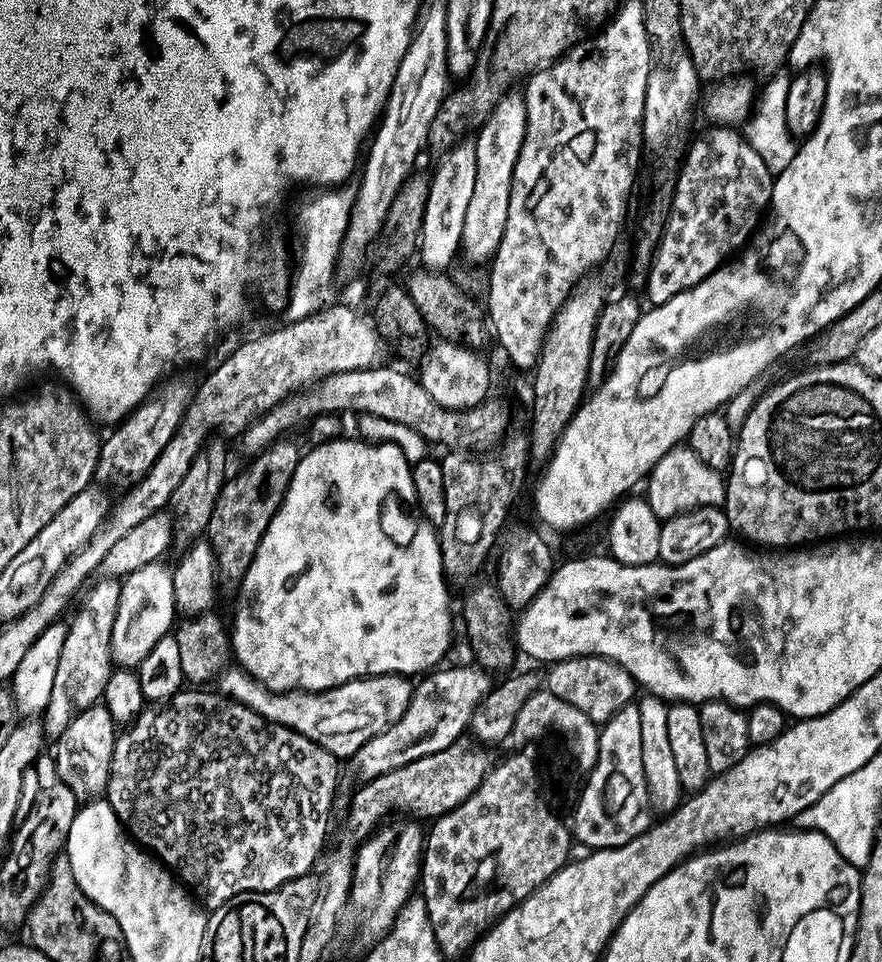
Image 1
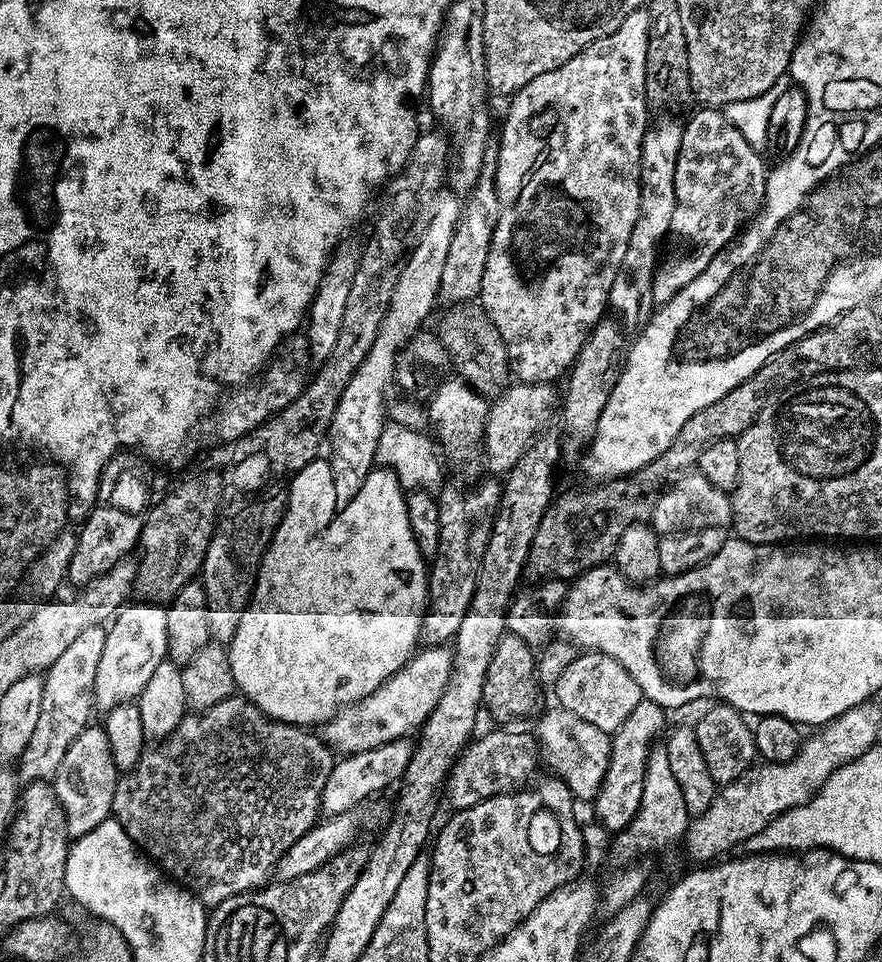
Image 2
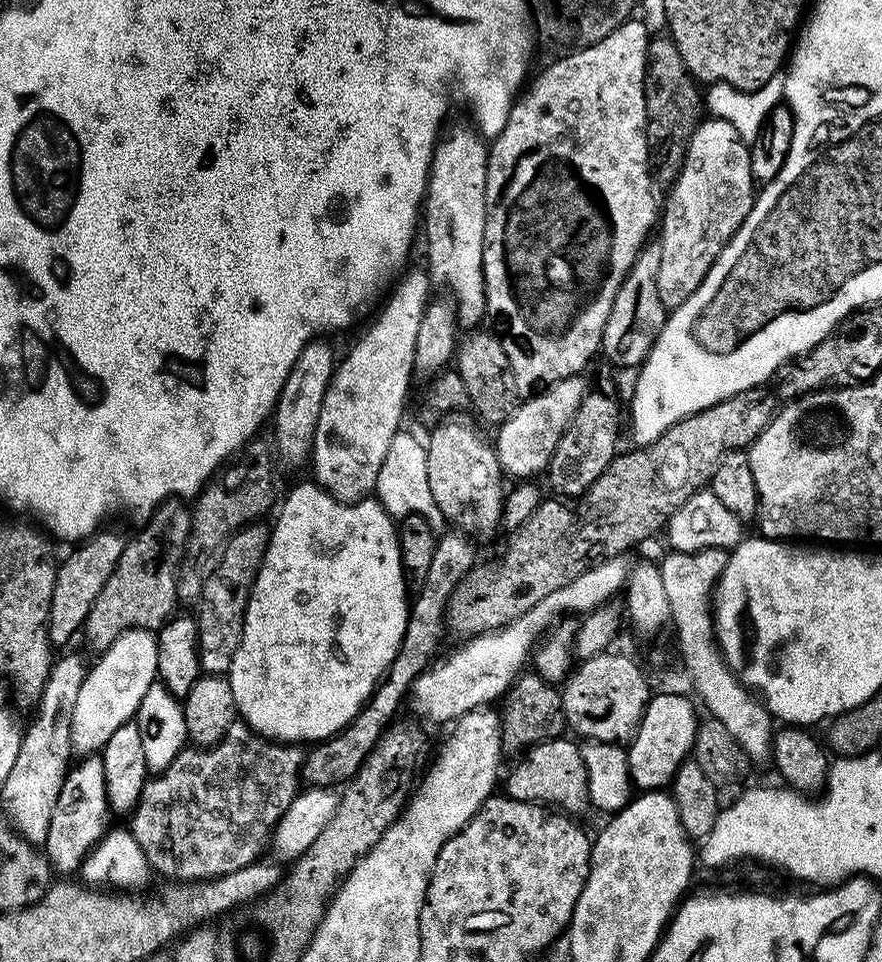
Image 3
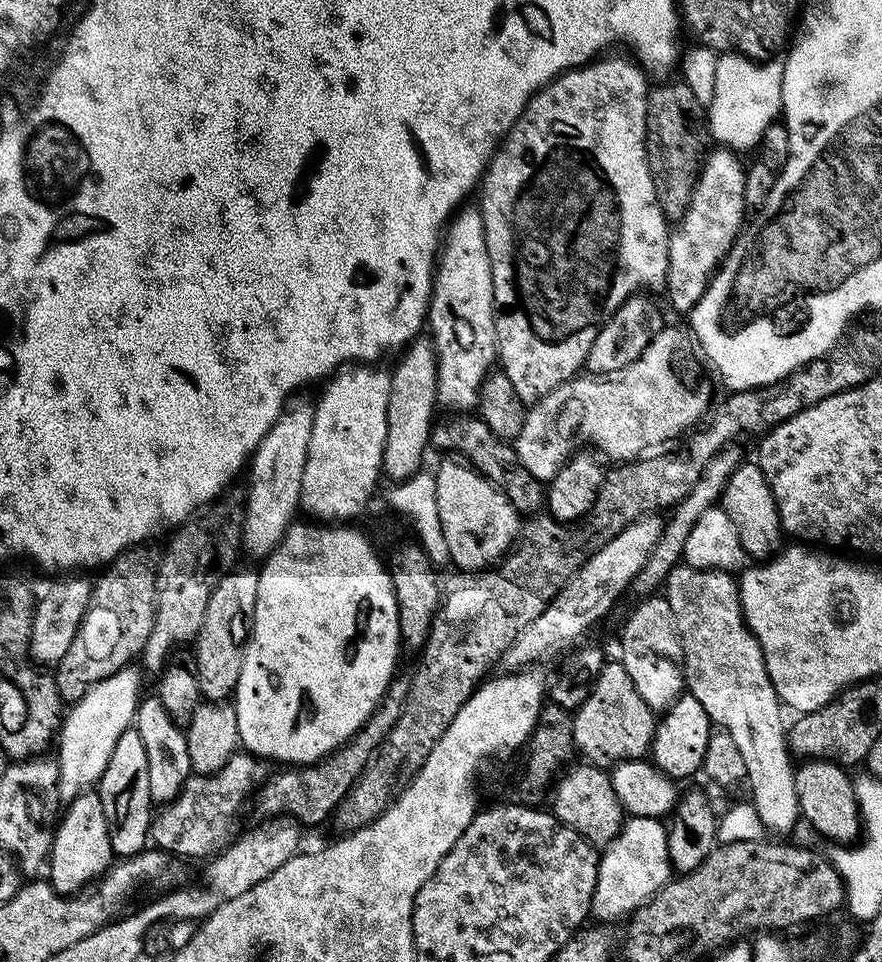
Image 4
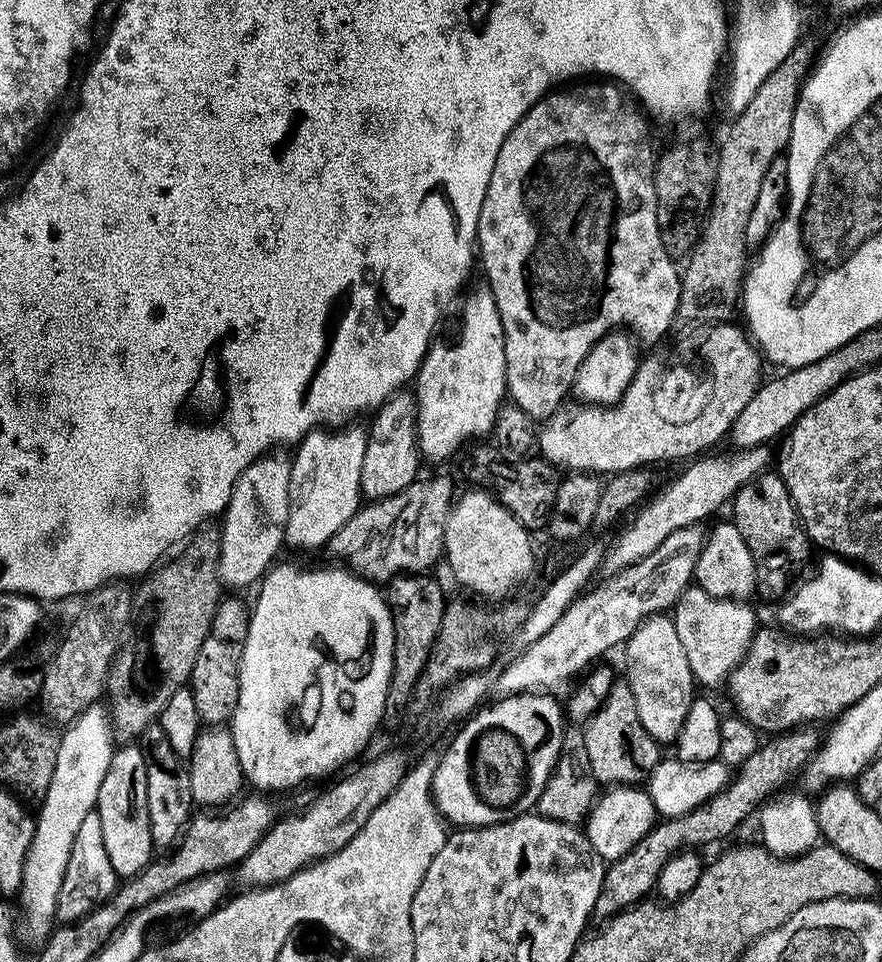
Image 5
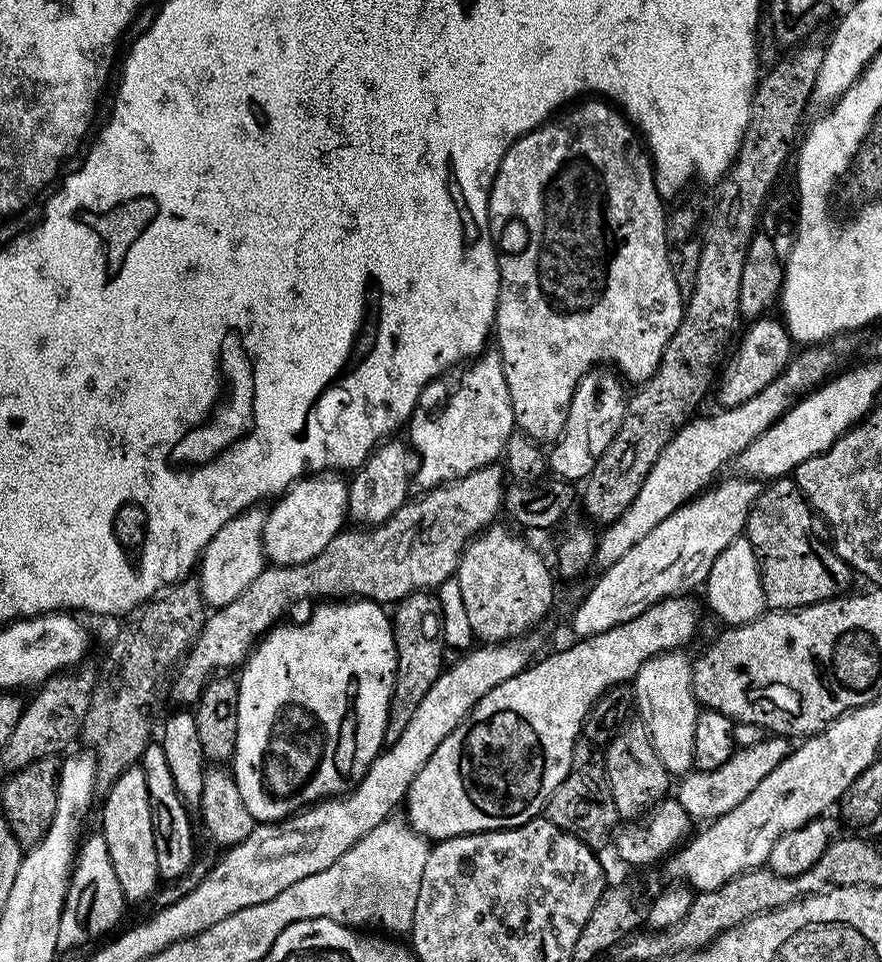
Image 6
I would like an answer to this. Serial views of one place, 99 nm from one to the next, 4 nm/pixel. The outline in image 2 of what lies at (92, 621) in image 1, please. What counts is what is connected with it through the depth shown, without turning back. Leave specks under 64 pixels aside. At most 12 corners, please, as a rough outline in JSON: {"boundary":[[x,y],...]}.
{"boundary":[[95,624],[43,673],[21,781],[51,781],[89,727],[106,647]]}

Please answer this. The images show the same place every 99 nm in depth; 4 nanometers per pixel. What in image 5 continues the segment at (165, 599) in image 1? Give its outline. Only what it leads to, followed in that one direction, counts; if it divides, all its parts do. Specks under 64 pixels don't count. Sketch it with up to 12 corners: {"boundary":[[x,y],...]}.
{"boundary":[[107,707],[63,729],[18,893],[40,938],[57,923],[74,837],[113,751]]}

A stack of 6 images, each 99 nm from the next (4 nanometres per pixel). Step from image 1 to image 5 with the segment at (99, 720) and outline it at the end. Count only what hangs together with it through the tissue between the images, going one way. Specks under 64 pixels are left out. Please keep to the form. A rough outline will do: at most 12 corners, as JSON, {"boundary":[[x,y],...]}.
{"boundary":[[86,814],[56,919],[73,924],[116,893],[102,818]]}

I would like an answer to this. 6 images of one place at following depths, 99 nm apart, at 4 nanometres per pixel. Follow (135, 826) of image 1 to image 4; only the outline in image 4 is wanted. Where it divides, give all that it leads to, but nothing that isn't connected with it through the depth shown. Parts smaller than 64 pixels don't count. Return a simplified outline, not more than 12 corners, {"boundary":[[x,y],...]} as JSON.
{"boundary":[[237,750],[194,774],[155,813],[151,843],[211,858],[237,839],[236,819],[269,761]]}

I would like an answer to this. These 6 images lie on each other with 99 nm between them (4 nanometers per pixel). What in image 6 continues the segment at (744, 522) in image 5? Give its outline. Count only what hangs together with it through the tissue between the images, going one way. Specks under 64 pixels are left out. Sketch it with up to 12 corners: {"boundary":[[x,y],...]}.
{"boundary":[[795,479],[759,489],[746,525],[765,605],[847,593]]}

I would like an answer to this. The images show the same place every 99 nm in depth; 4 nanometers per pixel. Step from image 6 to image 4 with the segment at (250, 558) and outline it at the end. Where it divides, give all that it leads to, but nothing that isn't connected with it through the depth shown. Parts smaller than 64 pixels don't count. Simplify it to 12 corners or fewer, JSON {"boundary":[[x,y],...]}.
{"boundary":[[296,394],[250,457],[242,548],[266,558],[300,508],[313,401]]}

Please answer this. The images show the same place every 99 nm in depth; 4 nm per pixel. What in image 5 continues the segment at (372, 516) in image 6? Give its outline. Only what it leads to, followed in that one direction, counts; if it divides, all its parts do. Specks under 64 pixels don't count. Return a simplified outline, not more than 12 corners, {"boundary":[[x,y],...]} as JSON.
{"boundary":[[416,398],[376,409],[362,458],[363,499],[385,500],[421,475]]}

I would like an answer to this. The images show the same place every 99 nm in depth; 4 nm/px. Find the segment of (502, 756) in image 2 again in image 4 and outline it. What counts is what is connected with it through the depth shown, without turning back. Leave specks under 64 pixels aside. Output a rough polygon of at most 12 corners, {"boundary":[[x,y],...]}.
{"boundary":[[599,765],[565,769],[550,810],[592,847],[620,832],[624,811]]}

